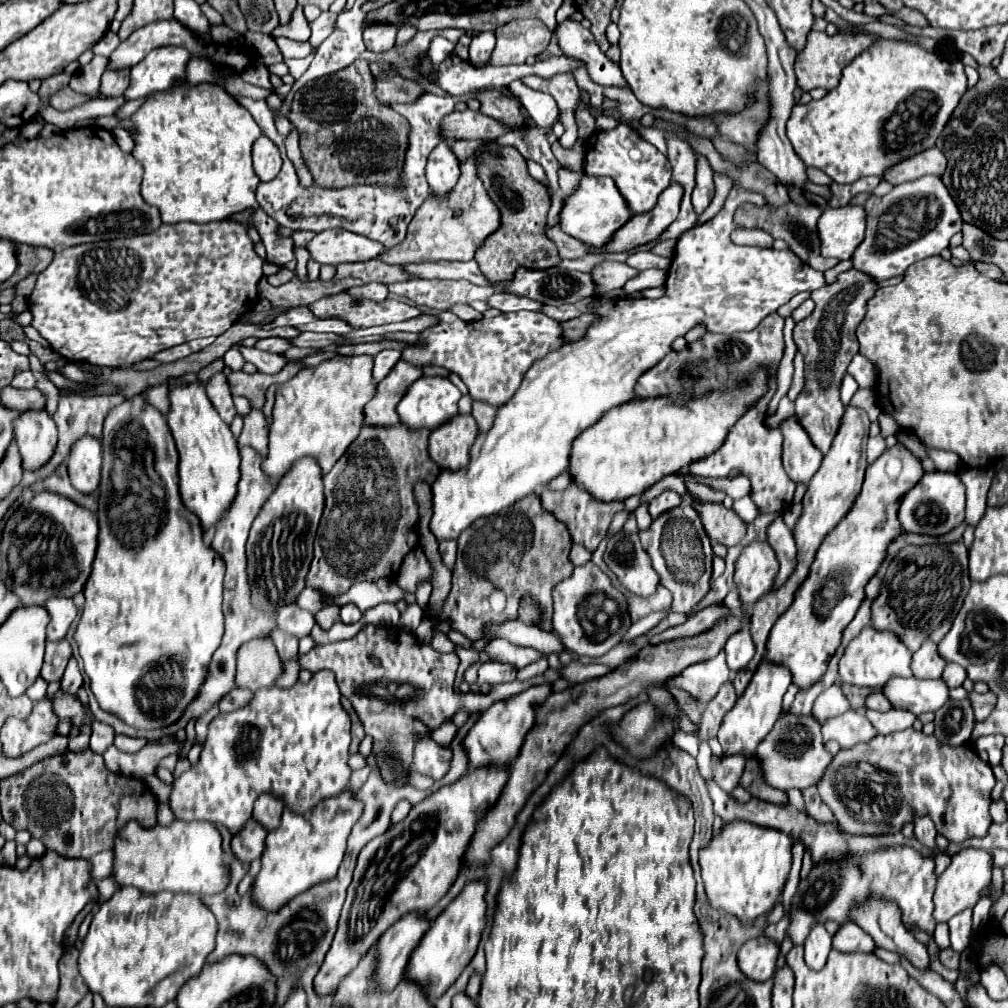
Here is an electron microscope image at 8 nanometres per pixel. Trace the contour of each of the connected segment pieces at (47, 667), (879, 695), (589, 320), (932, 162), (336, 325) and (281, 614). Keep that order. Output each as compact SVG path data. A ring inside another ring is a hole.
M66 639L46 641L46 655L44 655L42 677L46 681L60 681L70 655L72 655L72 649L70 649L70 643Z
M874 691L868 699L866 699L866 705L874 711L890 711L892 709L892 703L888 703L888 697L882 693L882 691Z
M584 313L584 315L576 317L576 319L564 321L564 323L562 323L562 327L564 327L564 337L566 337L568 341L580 339L580 335L584 335L584 331L588 331L588 327L590 327L596 319L600 319L600 317L594 315L594 313Z
M932 147L928 151L914 155L912 159L906 159L906 161L898 163L896 167L888 169L884 179L890 181L892 185L898 185L898 183L904 183L904 181L920 179L924 175L938 175L940 177L946 169L946 161L948 159L944 159L944 153L936 147Z
M320 319L320 321L312 321L308 325L300 325L300 331L324 331L324 333L338 333L338 335L346 335L356 331L356 327L352 327L346 321L340 319Z
M286 605L278 611L276 625L278 625L278 629L300 639L300 637L310 635L310 629L316 625L316 621L310 611L304 611L298 605Z

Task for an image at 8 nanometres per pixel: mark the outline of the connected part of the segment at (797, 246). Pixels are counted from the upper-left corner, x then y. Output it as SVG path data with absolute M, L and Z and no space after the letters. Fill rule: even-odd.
M744 203L736 209L736 219L734 219L738 229L762 229L766 233L770 233L774 239L782 239L790 245L790 249L810 267L814 269L830 269L838 263L838 259L826 259L820 255L820 241L818 241L818 233L816 227L812 225L812 207L796 207L794 203L788 203L784 207L778 209L768 209L768 207L756 207L752 203Z

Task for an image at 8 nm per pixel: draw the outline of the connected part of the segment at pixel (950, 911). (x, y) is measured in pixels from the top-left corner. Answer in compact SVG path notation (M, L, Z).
M962 849L956 855L952 855L952 861L948 869L938 877L938 887L934 893L934 919L936 921L948 921L956 913L974 907L982 891L992 883L992 855L982 849Z

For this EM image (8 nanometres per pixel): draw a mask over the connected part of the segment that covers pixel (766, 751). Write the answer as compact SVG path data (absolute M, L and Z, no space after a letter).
M782 713L782 715L776 721L770 735L760 743L756 751L756 757L762 761L766 783L782 791L812 787L820 783L820 779L824 777L824 771L832 763L832 753L828 753L822 743L820 723L814 717L792 715L792 713Z

